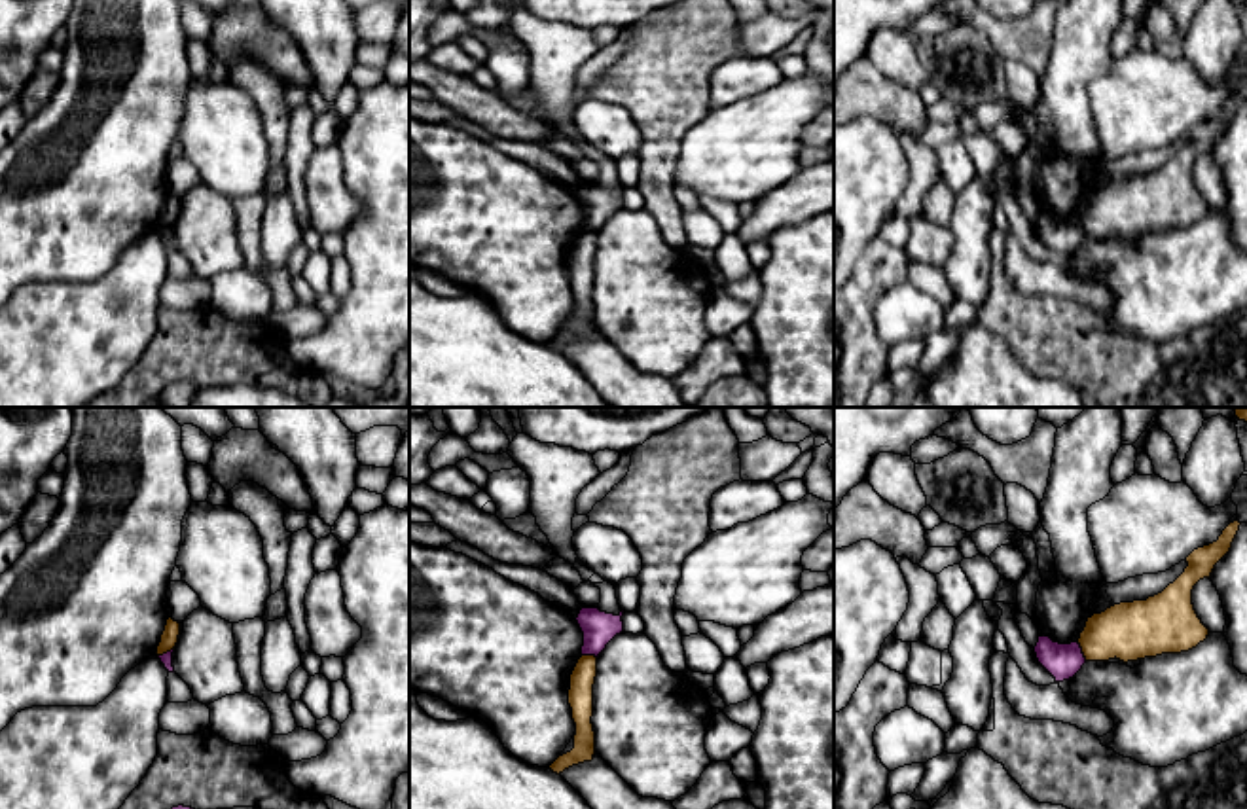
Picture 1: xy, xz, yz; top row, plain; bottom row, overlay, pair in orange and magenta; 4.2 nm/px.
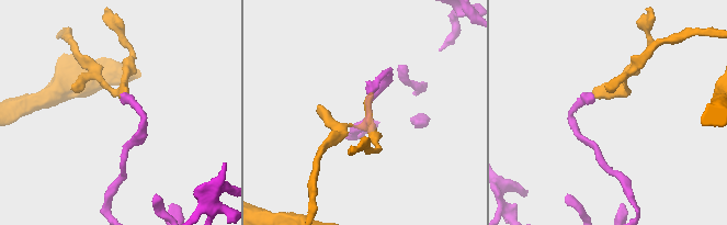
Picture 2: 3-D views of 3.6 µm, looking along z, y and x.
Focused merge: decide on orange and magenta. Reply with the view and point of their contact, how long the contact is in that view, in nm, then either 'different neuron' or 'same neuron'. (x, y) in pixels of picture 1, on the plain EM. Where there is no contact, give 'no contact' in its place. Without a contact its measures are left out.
contact yz (1083, 228); length 90 nm; different neuron

